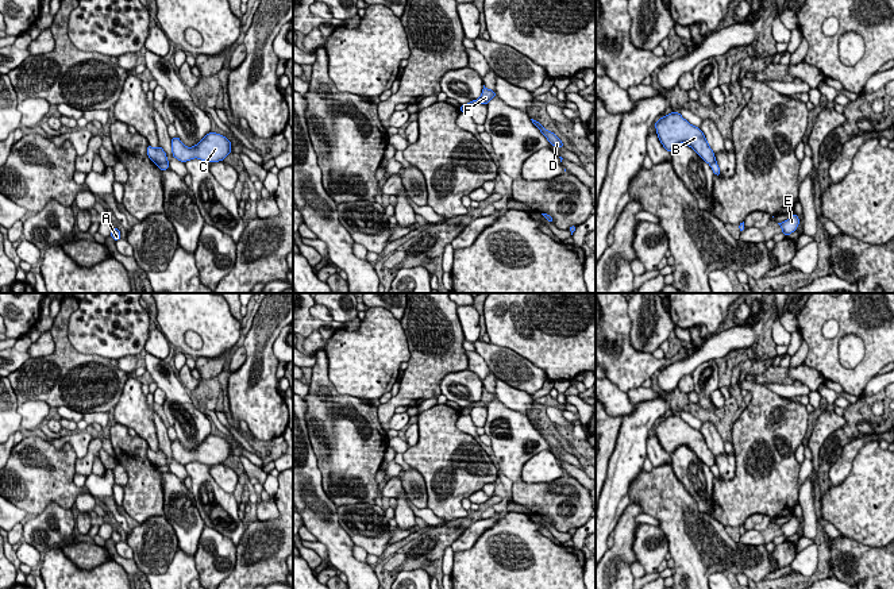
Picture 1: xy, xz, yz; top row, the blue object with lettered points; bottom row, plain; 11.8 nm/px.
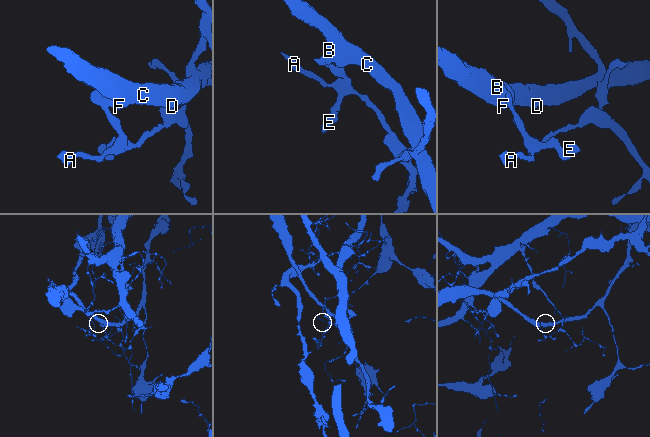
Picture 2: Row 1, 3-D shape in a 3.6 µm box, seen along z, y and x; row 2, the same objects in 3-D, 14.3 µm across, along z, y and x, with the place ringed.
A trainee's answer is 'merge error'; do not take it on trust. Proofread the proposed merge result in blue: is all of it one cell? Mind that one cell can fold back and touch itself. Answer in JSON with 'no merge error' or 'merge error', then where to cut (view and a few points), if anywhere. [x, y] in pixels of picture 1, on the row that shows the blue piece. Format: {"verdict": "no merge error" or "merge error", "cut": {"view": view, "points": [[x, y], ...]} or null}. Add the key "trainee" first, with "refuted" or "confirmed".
{"trainee": "confirmed", "verdict": "merge error", "cut": {"view": "xy", "points": [[168, 162], [158, 165]]}}

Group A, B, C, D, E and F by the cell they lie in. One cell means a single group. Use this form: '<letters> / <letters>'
A E / B C D F

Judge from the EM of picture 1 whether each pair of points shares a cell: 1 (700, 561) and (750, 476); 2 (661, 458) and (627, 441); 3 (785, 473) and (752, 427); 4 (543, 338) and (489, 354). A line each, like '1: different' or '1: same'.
1: different
2: different
3: same
4: different

